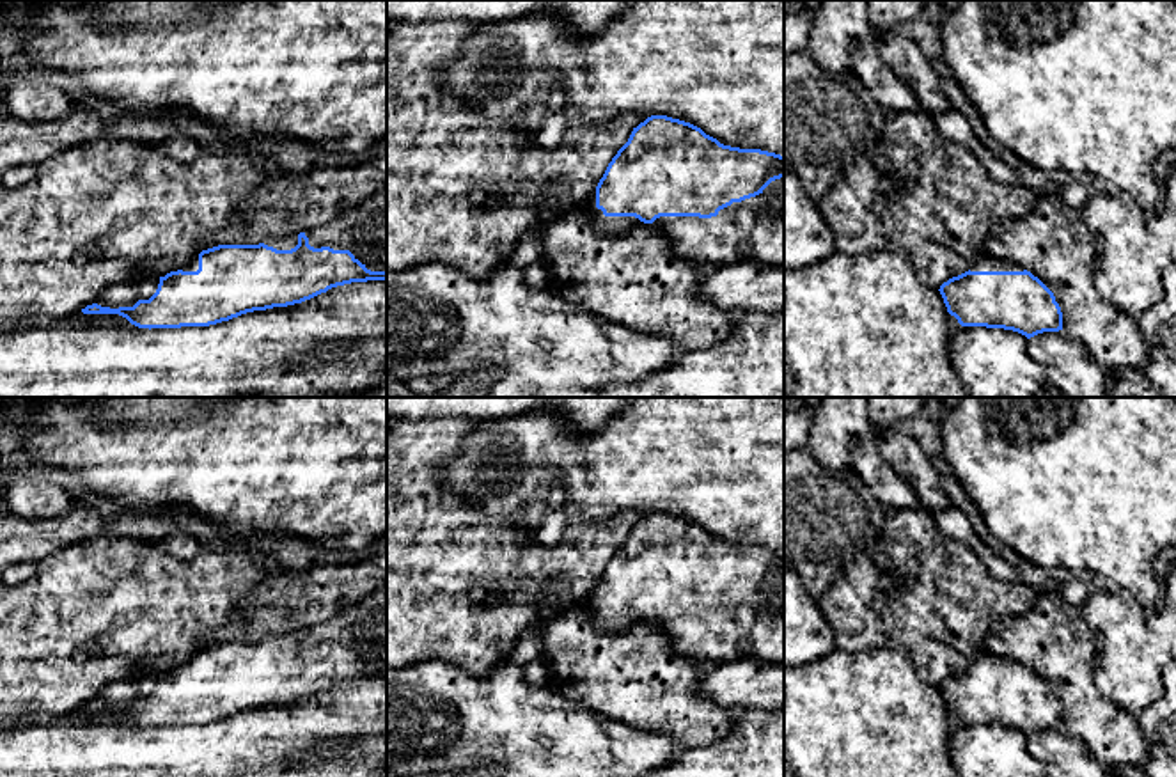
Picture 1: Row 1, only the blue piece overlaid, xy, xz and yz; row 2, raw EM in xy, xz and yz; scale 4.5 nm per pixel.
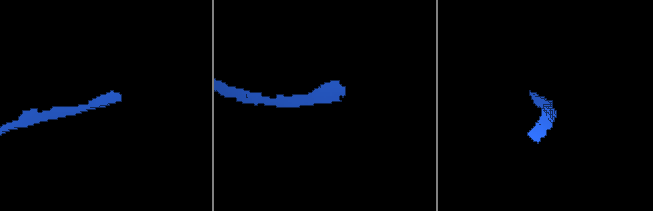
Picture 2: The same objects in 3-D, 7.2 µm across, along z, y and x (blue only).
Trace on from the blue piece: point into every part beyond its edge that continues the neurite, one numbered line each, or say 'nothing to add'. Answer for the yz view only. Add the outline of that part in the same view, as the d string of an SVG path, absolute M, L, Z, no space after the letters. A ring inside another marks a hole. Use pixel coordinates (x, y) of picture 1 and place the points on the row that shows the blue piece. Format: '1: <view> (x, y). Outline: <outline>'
1: yz (985, 263). Outline: M984 254L974 263L970 271L1023 271L1023 268Z

